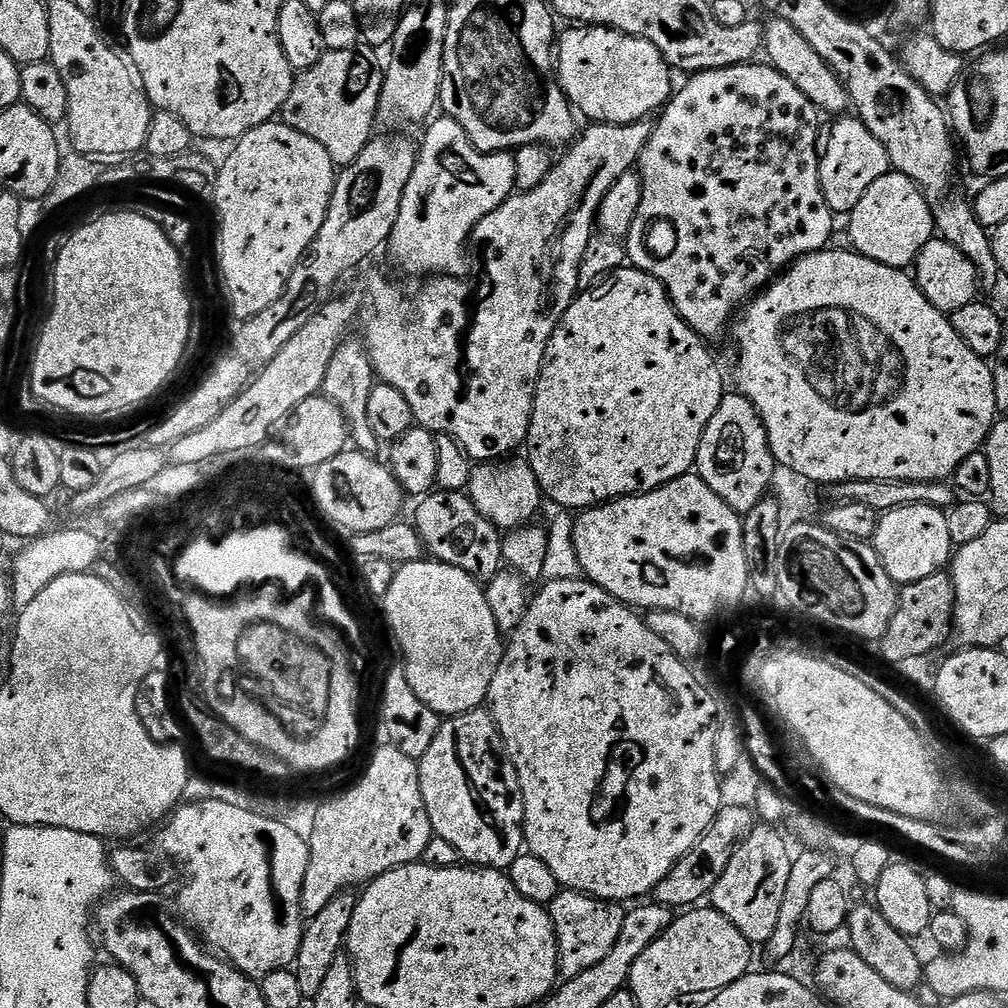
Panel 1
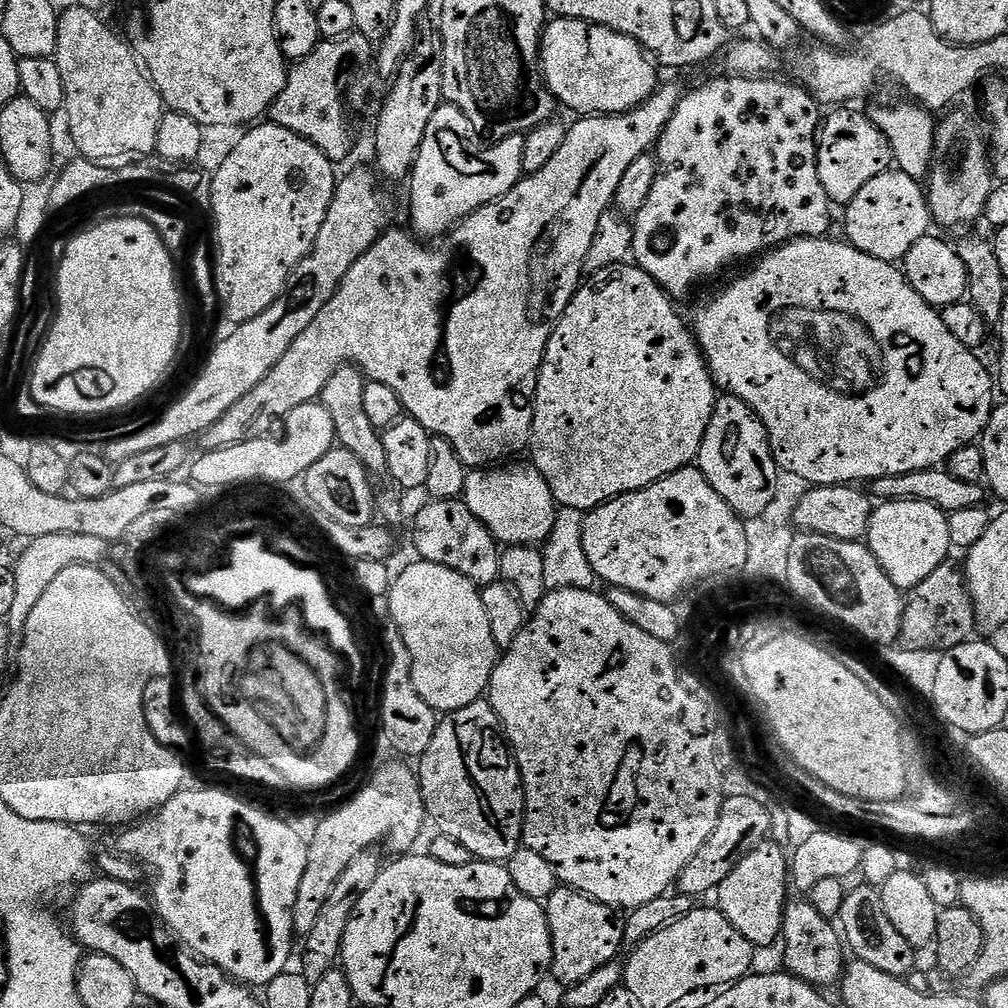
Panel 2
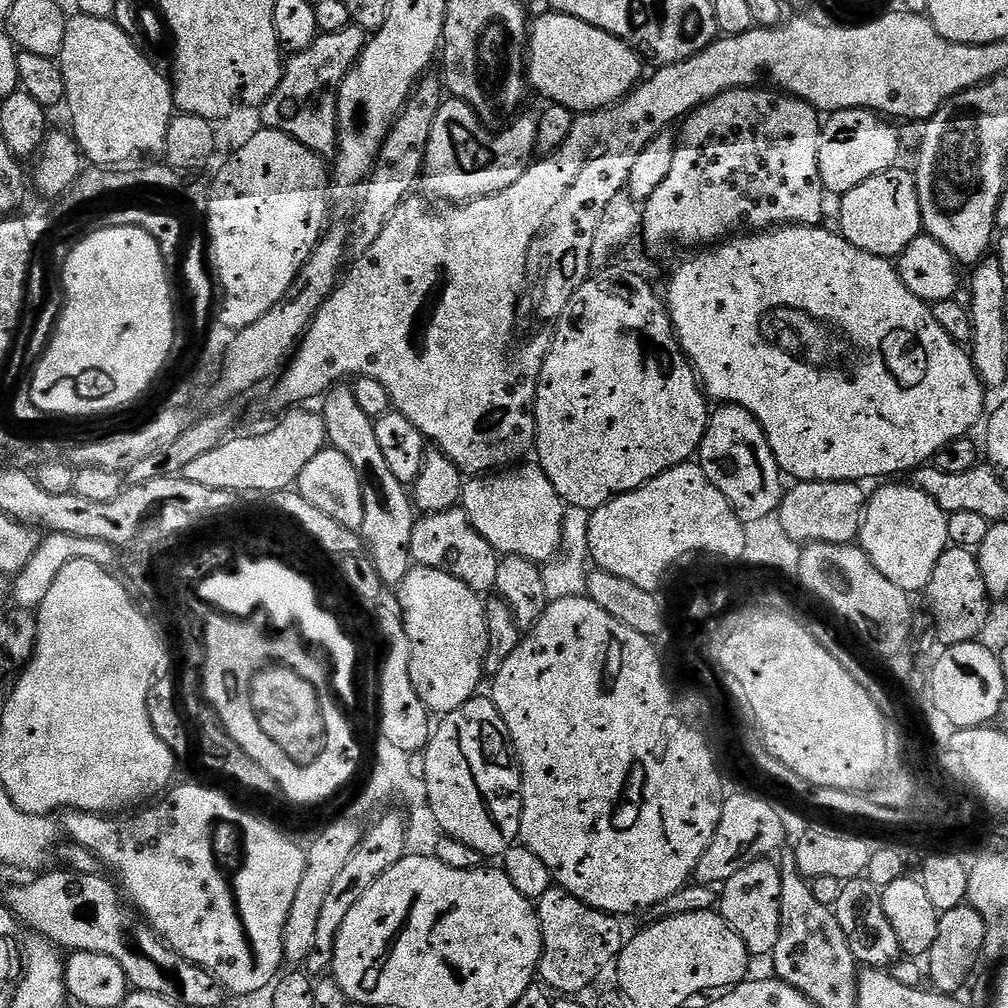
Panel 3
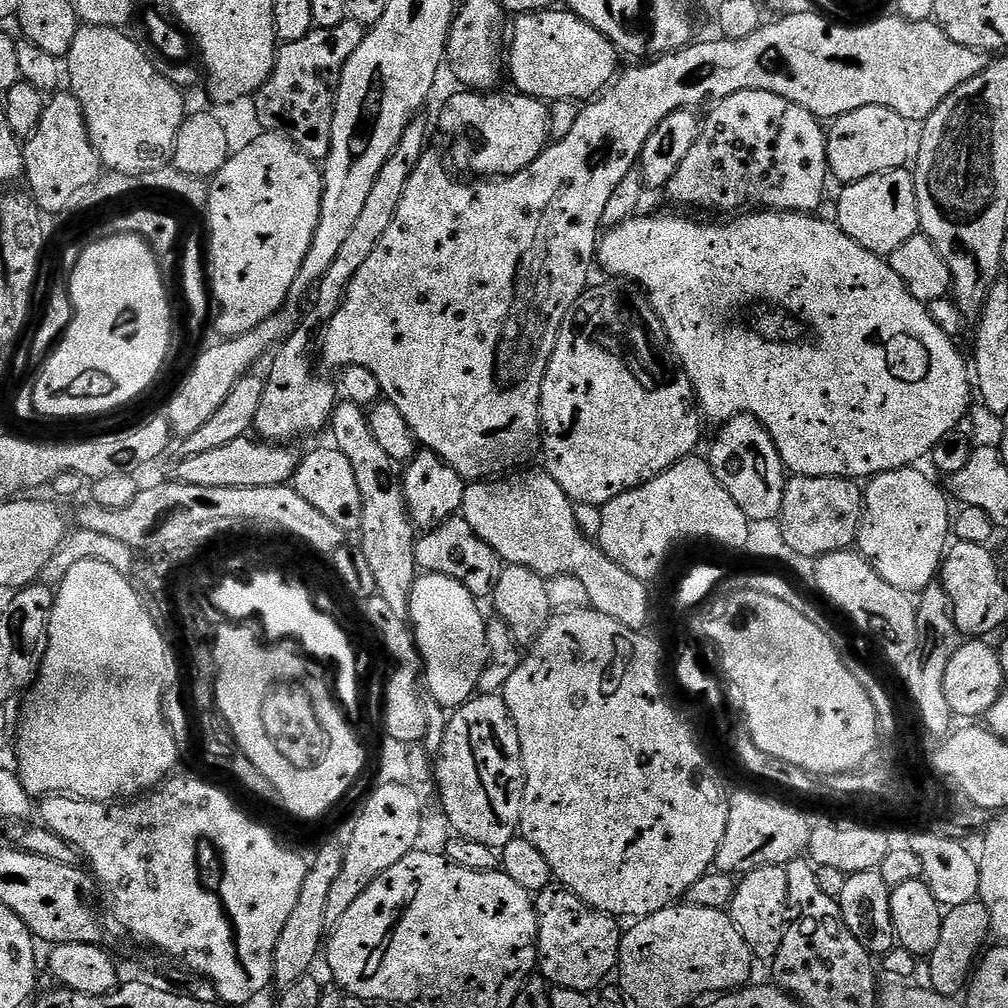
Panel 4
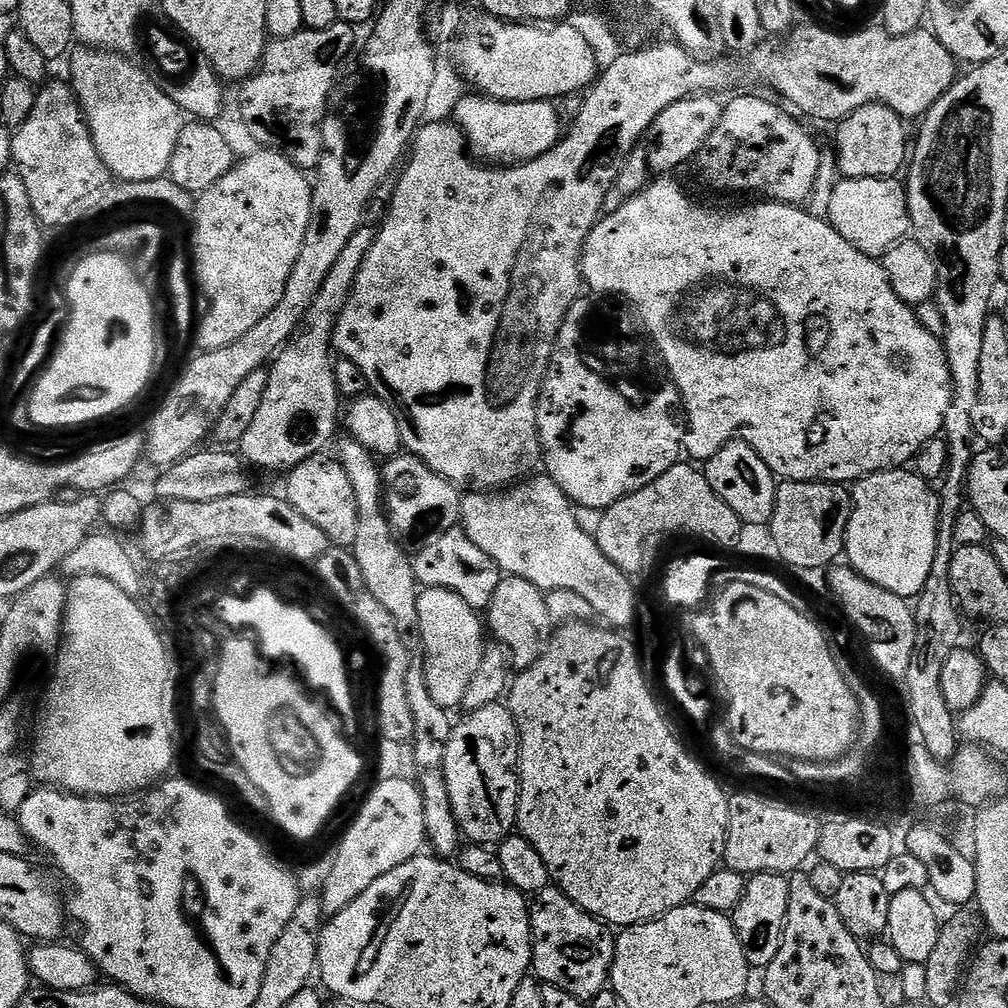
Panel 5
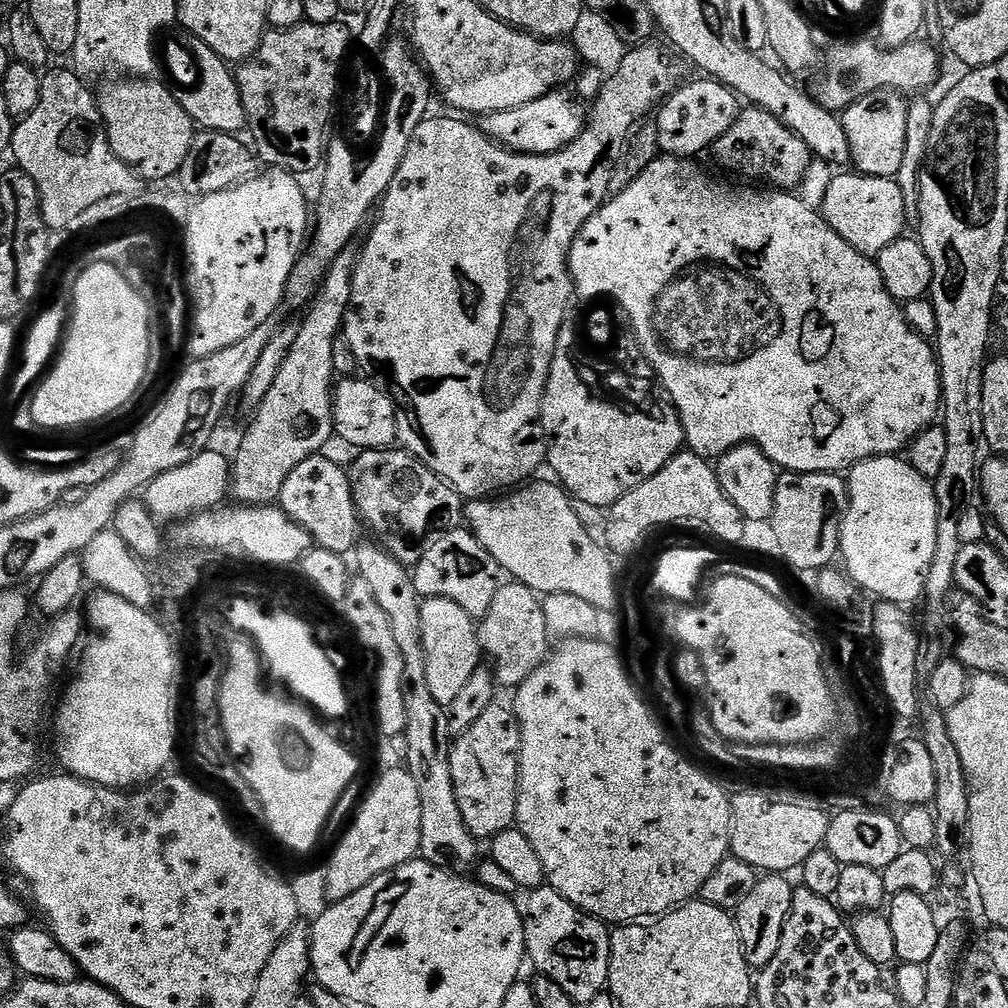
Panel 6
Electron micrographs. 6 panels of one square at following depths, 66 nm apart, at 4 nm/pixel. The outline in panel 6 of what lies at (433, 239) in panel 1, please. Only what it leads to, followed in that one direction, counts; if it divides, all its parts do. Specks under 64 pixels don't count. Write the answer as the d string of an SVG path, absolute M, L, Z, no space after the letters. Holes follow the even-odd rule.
M568 90L549 92L547 96L514 110L489 112L483 117L484 133L493 140L509 147L514 152L529 156L545 156L565 148L574 138L578 138L586 123L586 108L583 108Z

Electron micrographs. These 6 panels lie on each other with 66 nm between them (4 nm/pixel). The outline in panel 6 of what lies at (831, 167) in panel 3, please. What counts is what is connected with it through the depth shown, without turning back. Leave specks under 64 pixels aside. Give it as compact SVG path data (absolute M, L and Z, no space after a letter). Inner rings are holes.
M891 90L869 92L853 99L843 109L842 119L848 145L852 151L852 164L857 173L865 176L894 178L902 166L902 150L906 150L906 114L908 104L901 93Z

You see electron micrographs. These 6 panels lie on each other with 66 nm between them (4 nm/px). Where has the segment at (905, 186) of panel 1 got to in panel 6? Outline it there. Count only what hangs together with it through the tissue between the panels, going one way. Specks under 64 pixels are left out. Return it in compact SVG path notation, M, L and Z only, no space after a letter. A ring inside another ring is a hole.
M833 175L819 211L828 225L846 243L854 246L854 250L858 250L863 256L875 258L882 250L886 250L886 246L890 246L890 242L905 235L904 224L908 220L906 202L895 179L887 176L851 175Z

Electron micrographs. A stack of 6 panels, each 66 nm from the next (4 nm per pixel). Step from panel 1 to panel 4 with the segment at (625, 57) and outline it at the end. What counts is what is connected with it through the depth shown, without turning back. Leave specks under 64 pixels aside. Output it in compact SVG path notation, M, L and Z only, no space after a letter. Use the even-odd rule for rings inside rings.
M549 10L547 12L525 12L515 17L516 25L512 28L512 49L506 52L506 68L512 71L512 80L516 83L515 91L522 96L533 96L536 100L551 102L553 100L575 100L577 102L588 102L601 95L607 89L608 85L616 79L618 67L616 68L616 59L618 53L614 45L607 40L594 26L590 26L582 18L578 18L575 12L567 10Z

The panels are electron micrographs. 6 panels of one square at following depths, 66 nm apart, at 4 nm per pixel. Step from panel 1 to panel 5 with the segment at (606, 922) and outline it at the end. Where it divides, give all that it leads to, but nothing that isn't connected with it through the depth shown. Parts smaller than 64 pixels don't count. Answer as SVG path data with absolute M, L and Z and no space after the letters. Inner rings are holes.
M555 886L531 897L528 917L532 923L531 971L537 981L560 987L585 1002L609 987L616 949L613 933L608 933L609 925L582 910Z

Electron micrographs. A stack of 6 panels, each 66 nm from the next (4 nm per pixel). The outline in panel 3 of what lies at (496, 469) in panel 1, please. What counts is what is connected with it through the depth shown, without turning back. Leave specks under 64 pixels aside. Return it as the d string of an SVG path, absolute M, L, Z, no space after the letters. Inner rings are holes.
M524 466L469 479L464 486L462 507L474 530L478 530L497 553L548 562L560 551L566 505L542 469L520 467Z

